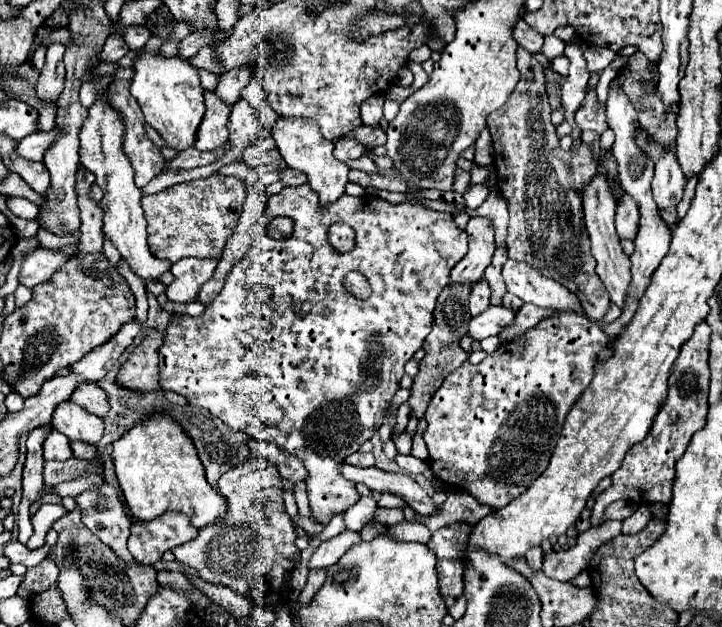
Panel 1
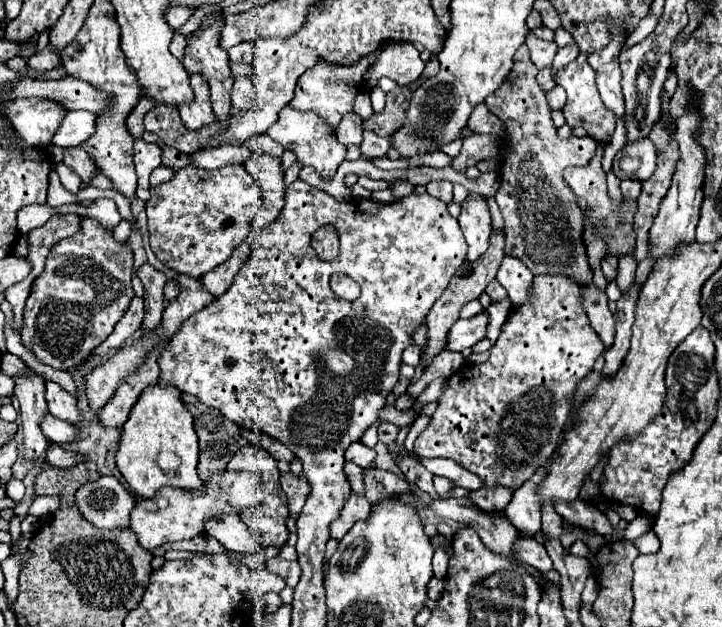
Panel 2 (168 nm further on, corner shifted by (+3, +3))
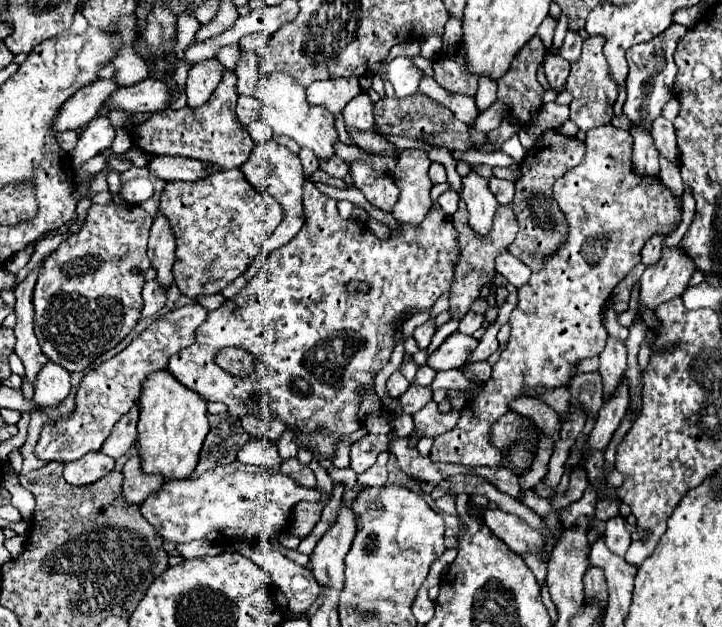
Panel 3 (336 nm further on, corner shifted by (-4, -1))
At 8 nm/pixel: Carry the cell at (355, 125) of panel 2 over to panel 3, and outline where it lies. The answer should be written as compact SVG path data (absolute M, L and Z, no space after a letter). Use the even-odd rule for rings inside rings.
M365 92L355 96L347 108L343 108L343 118L347 128L371 130L373 128L373 102Z

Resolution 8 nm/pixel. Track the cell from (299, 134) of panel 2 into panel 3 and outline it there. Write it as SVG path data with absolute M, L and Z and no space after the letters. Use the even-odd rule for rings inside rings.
M265 74L259 80L259 88L255 98L261 102L261 116L273 128L275 134L283 134L293 138L299 146L311 148L321 162L327 162L335 156L335 144L339 134L335 130L335 118L321 106L309 106L305 100L305 86L295 82L285 74Z

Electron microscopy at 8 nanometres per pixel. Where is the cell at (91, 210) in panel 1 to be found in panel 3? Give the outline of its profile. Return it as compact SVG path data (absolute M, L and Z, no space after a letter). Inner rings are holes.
M61 132L61 134L57 136L57 142L59 142L59 146L61 146L67 154L71 154L73 148L75 148L75 142L77 142L77 132Z

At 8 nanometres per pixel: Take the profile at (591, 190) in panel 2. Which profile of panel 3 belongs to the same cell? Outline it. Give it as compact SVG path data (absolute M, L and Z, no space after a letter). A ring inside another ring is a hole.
M613 124L591 128L587 132L587 156L585 160L569 170L565 176L561 176L553 186L553 196L559 202L561 210L567 216L569 222L569 240L551 256L547 258L547 264L543 270L533 272L531 280L517 290L519 300L517 306L511 312L509 324L511 324L511 336L507 342L507 348L501 352L501 358L493 366L491 380L487 380L475 396L467 402L467 406L461 410L459 424L445 432L435 436L433 448L429 458L433 462L453 462L463 466L509 466L509 468L521 468L529 470L537 448L539 448L539 428L531 418L527 418L527 434L533 438L517 440L509 448L499 450L491 444L491 428L493 424L513 412L509 408L509 402L527 396L527 390L537 392L537 388L555 390L559 386L567 386L571 378L575 376L575 366L579 360L599 356L607 342L607 330L603 326L603 304L607 304L613 286L623 280L635 264L641 262L641 248L643 244L655 234L655 232L671 232L681 222L681 208L677 206L673 194L659 178L651 180L639 180L633 172L631 164L631 132L621 130Z

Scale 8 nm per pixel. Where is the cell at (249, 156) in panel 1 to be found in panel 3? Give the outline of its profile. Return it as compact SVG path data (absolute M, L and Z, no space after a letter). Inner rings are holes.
M157 156L153 158L147 168L153 176L169 182L169 180L201 180L211 172L207 164L191 158L175 158L175 156Z

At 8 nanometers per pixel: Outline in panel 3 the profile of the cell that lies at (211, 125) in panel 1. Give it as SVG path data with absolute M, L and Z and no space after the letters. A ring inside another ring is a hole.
M217 58L203 60L195 66L191 66L187 84L185 84L189 108L199 108L201 104L205 104L211 98L213 90L217 88L217 84L221 80L221 70L223 70L223 66L219 64Z

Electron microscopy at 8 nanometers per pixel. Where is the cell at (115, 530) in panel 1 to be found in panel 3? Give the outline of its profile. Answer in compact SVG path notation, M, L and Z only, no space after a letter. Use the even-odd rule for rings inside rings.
M139 456L129 458L129 462L123 468L123 486L121 486L121 496L127 504L133 506L141 506L143 500L157 492L163 484L163 480L159 476L145 476L139 468Z

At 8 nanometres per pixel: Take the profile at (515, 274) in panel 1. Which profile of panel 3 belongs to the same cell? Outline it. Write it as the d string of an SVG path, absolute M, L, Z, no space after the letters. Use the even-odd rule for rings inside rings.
M501 254L497 258L497 272L505 276L507 282L513 284L515 288L521 288L531 278L531 270L521 260L513 258L511 254Z

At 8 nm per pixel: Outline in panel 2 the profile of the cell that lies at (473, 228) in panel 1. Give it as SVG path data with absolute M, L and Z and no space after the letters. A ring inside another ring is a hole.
M468 194L468 198L460 204L462 212L458 216L460 228L468 242L468 262L480 258L480 254L488 248L488 236L492 232L492 218L484 196Z

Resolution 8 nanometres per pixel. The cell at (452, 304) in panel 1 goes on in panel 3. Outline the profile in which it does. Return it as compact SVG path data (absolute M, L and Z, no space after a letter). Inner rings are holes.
M499 206L497 214L495 214L493 228L483 238L475 236L473 230L469 228L469 224L467 224L467 212L465 210L457 210L453 214L453 222L455 222L455 228L459 232L459 246L463 248L463 256L461 256L457 268L455 268L455 282L453 282L451 296L449 296L449 314L451 314L451 320L461 320L471 310L471 304L479 298L481 288L495 278L495 274L497 274L497 270L495 270L495 258L499 254L505 254L507 248L509 248L509 244L515 240L517 220L515 220L515 214L507 206Z

